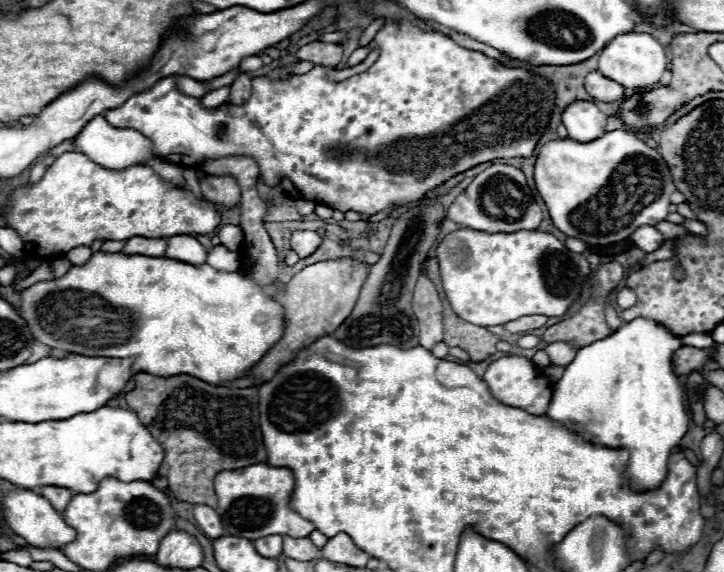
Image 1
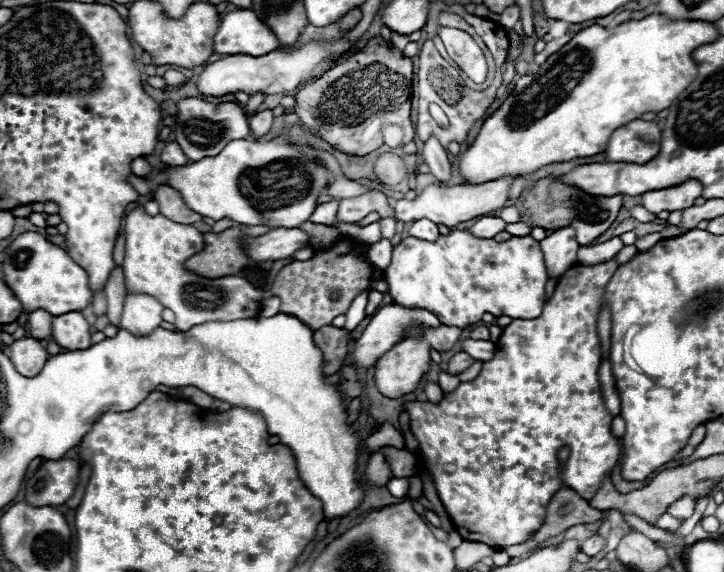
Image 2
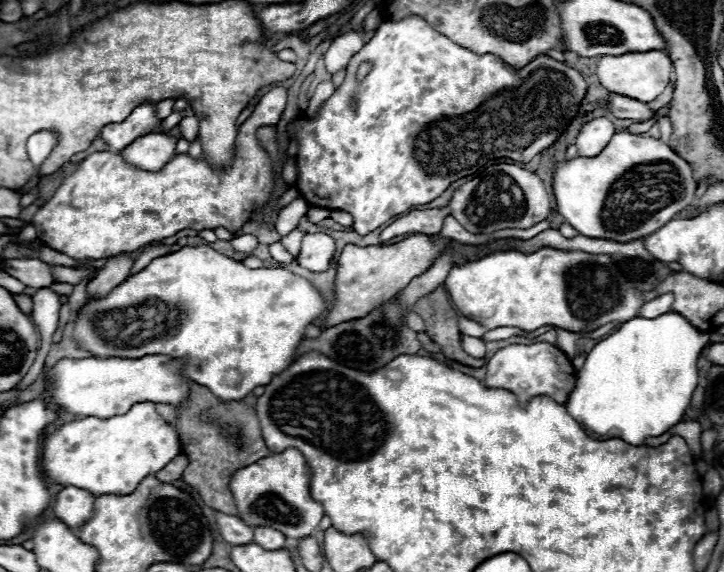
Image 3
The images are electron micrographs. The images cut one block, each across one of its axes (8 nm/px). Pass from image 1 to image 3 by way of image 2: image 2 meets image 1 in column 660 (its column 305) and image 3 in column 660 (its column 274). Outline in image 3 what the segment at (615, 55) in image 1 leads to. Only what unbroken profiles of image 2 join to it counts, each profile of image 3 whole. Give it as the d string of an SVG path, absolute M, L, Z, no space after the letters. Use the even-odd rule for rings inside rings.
M648 50L648 52L626 52L620 56L602 56L598 62L598 78L600 84L616 94L626 94L630 98L638 98L640 102L650 102L664 92L670 82L672 62L664 50Z

